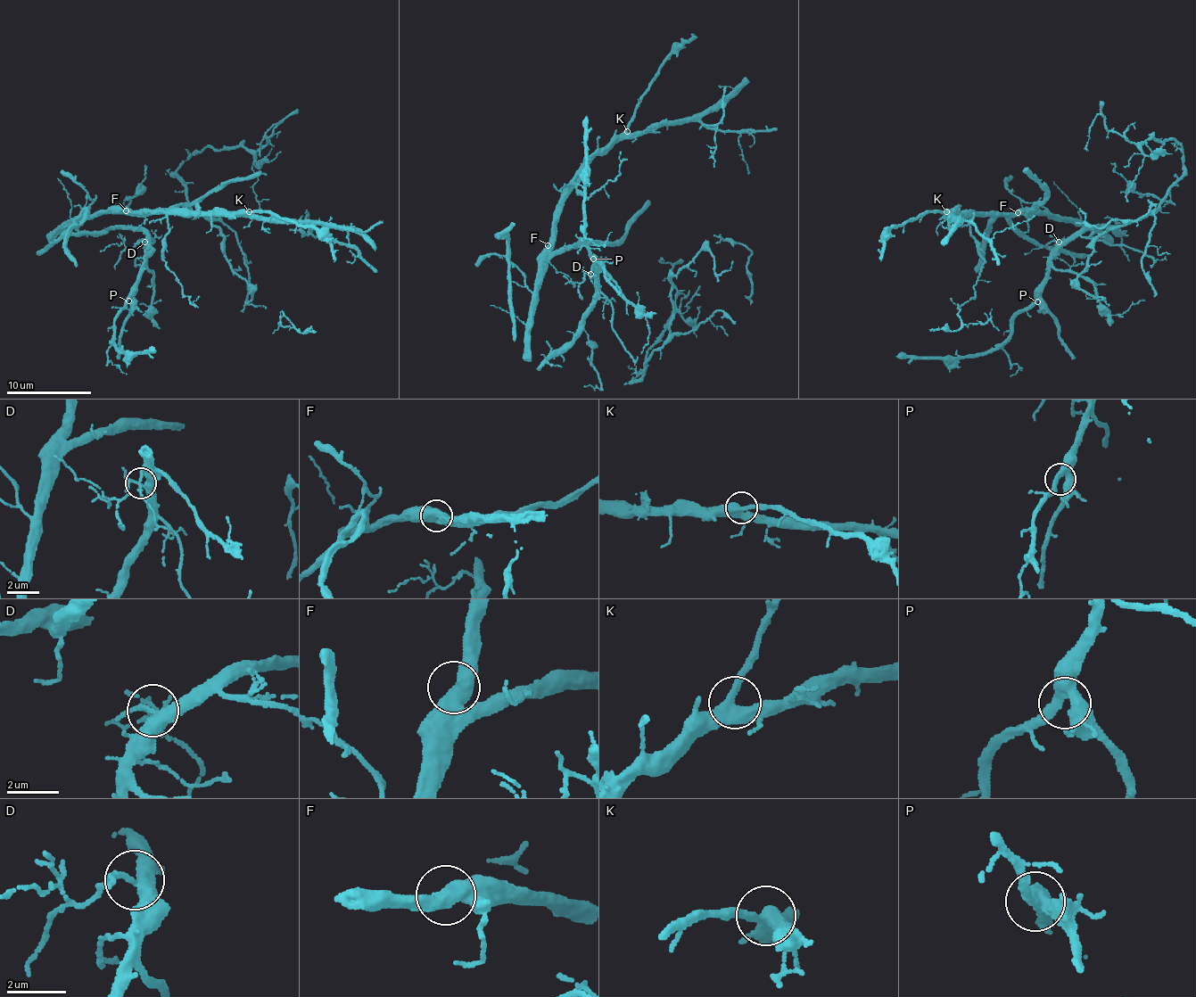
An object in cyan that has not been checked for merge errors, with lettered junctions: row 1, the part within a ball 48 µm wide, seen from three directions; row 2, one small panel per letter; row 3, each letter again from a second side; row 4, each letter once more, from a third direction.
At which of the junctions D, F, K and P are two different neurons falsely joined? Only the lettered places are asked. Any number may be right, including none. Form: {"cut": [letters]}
{"cut": []}

